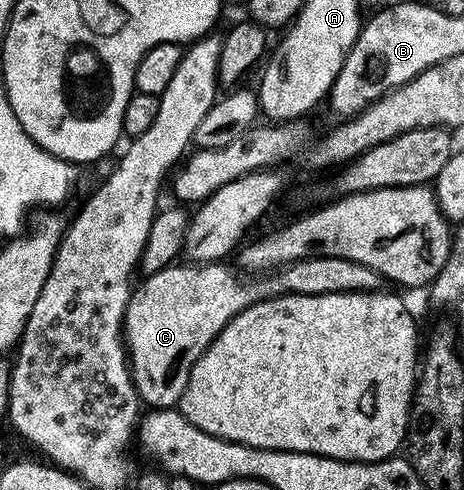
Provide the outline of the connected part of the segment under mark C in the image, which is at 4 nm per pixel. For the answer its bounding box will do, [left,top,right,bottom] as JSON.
[124,257,382,409]

